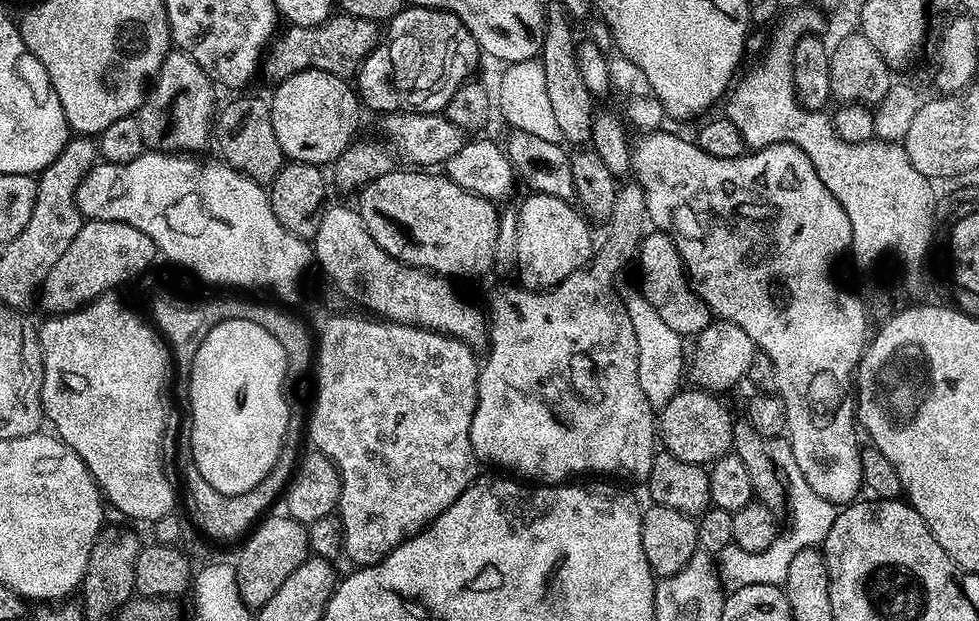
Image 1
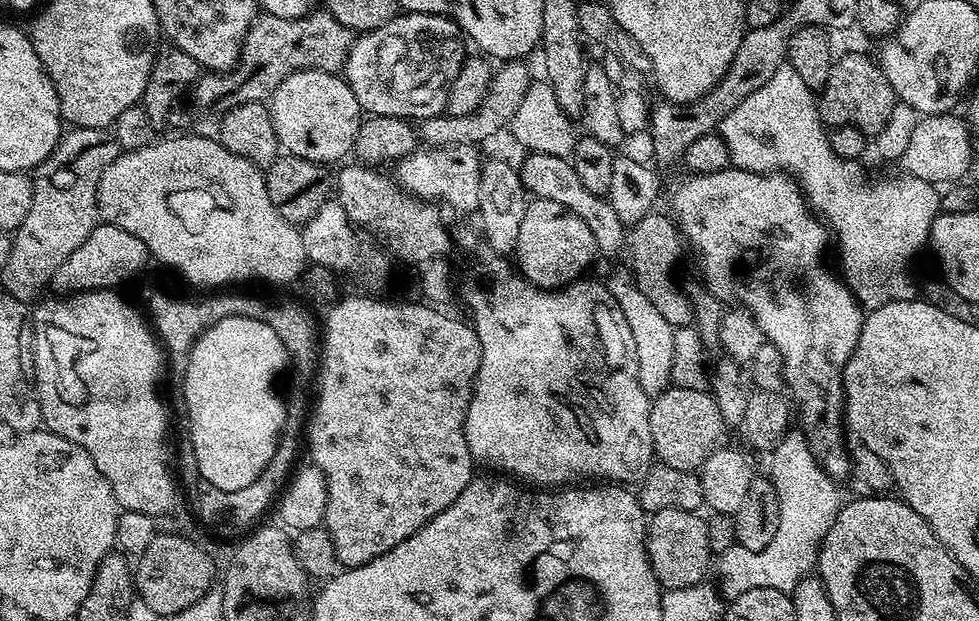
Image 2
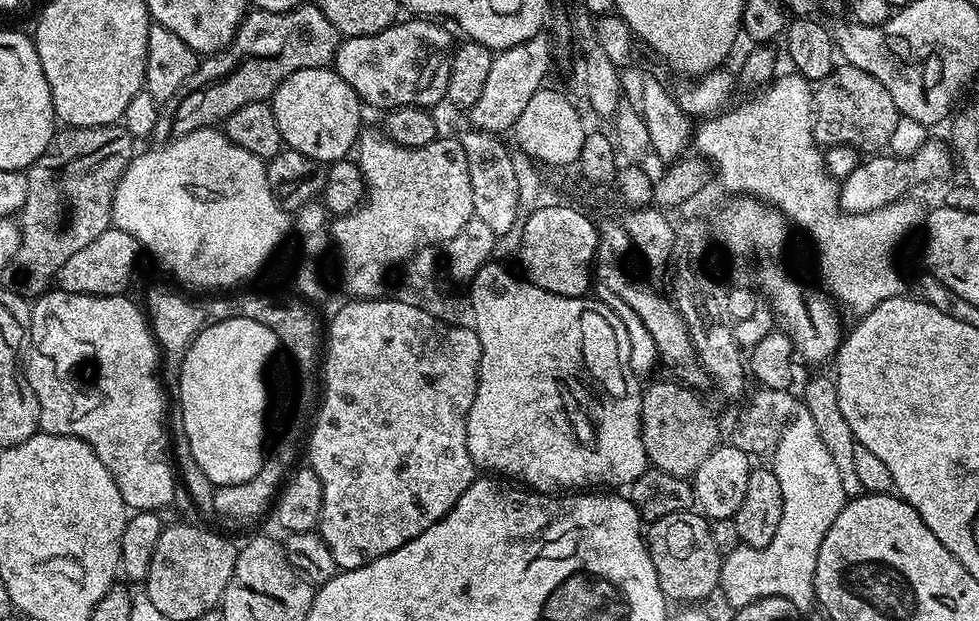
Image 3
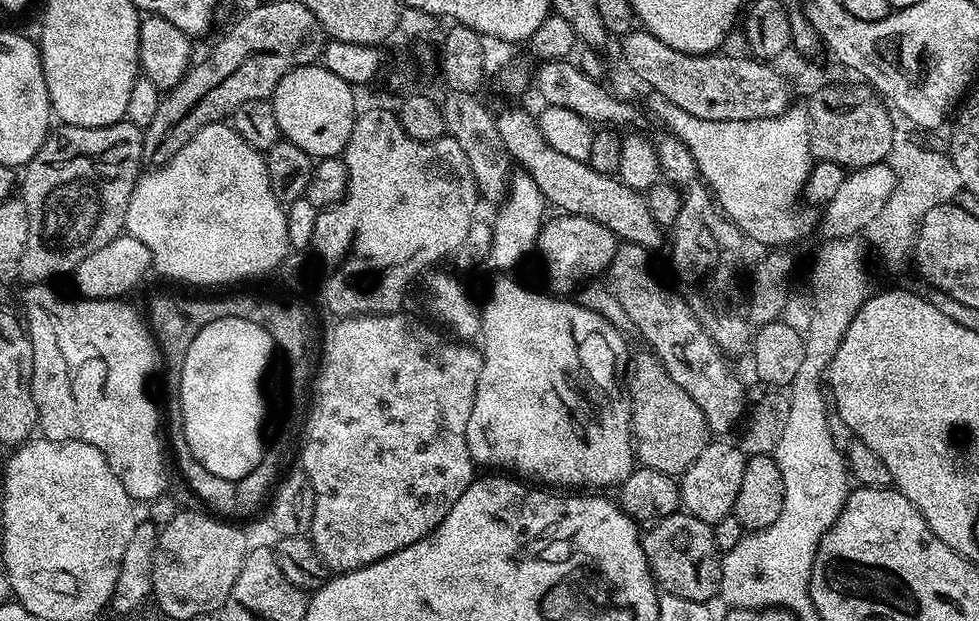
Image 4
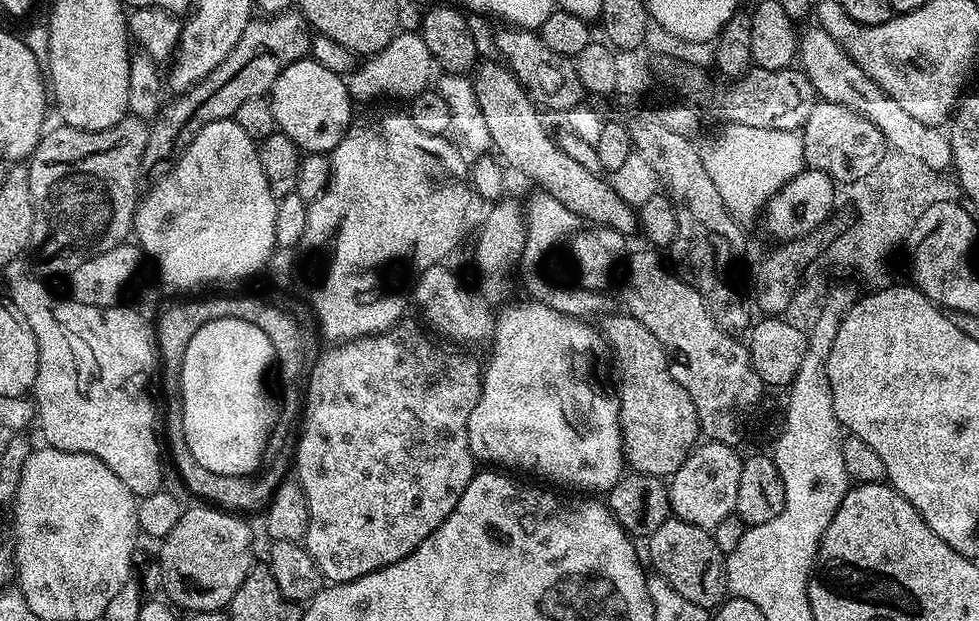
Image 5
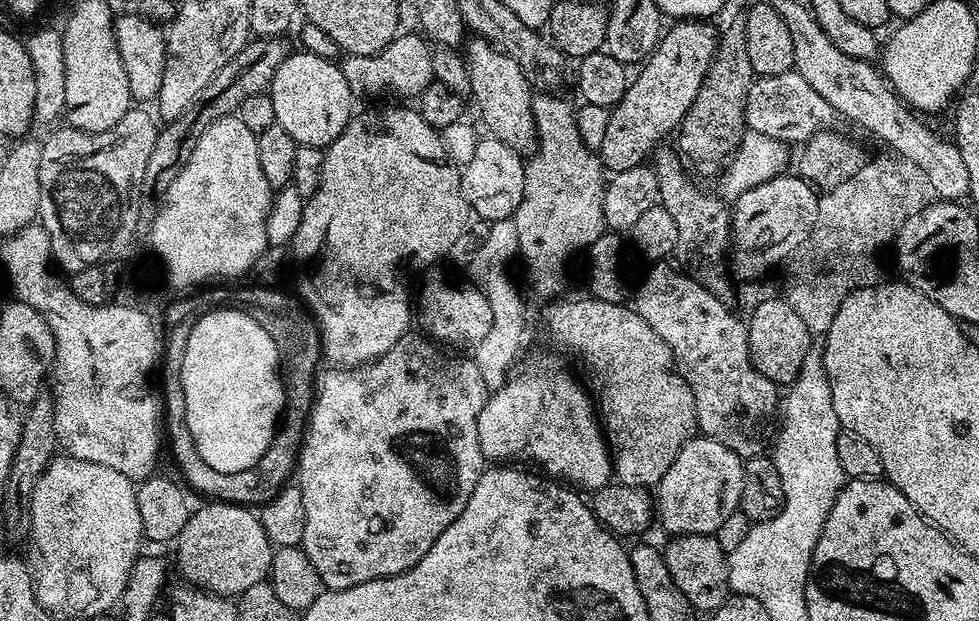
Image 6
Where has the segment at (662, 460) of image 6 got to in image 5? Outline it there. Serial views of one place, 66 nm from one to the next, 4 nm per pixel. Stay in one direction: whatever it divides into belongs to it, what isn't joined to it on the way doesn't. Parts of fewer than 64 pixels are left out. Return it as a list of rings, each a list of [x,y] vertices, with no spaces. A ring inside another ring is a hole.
[[[614,315],[603,317],[602,336],[606,344],[612,347],[612,356],[616,359],[616,376],[620,379],[614,395],[620,406],[620,433],[627,467],[632,472],[641,472],[647,476],[670,478],[701,439],[696,407],[690,394],[686,394],[686,390],[682,390],[680,383],[673,378],[669,354],[658,342],[658,338],[654,338],[654,334],[650,334],[650,330],[646,330],[646,326],[642,326],[642,322],[638,322],[633,316]]]

